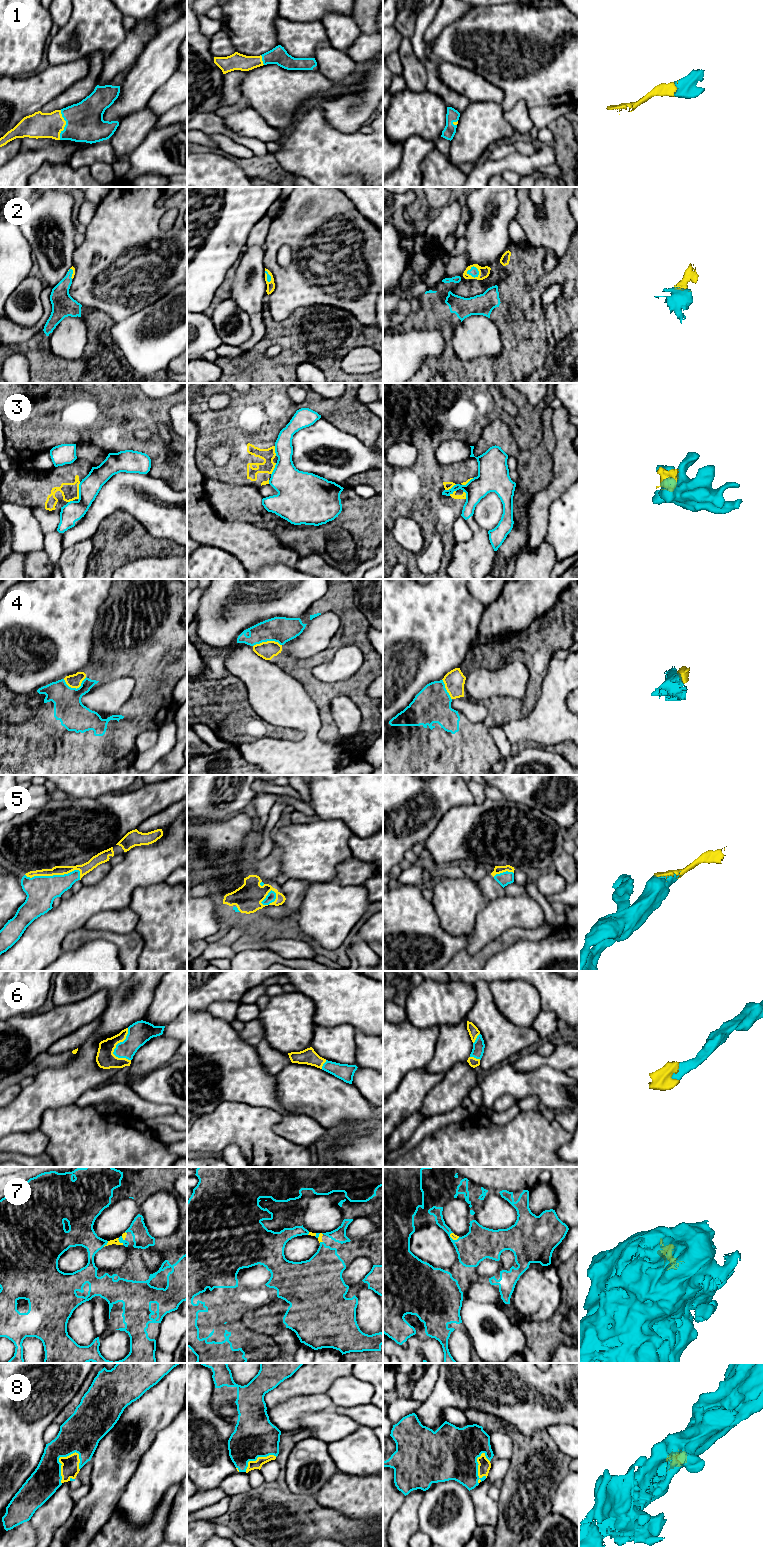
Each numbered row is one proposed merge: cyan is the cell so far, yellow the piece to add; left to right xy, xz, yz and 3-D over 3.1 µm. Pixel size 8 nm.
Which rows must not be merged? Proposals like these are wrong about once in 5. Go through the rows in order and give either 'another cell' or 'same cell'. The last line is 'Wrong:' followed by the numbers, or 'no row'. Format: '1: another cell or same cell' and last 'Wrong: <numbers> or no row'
1: same cell
2: same cell
3: another cell
4: same cell
5: same cell
6: same cell
7: same cell
8: same cell
Wrong: 3

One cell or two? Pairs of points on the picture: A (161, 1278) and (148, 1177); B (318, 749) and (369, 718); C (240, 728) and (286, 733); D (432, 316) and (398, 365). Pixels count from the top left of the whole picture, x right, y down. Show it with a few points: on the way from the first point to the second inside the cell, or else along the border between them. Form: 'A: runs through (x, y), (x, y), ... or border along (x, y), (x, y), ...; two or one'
A: runs through (169, 1253), (165, 1215), (158, 1202); one
B: border along (317, 735), (324, 741), (347, 746), (351, 752); two
C: runs through (251, 728), (275, 732); one
D: border along (400, 328), (436, 328), (444, 340); two

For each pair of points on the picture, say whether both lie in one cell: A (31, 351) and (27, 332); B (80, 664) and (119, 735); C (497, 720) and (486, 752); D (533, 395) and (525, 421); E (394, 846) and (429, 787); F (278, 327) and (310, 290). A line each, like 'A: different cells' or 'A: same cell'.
A: different cells
B: different cells
C: same cell
D: different cells
E: same cell
F: different cells

